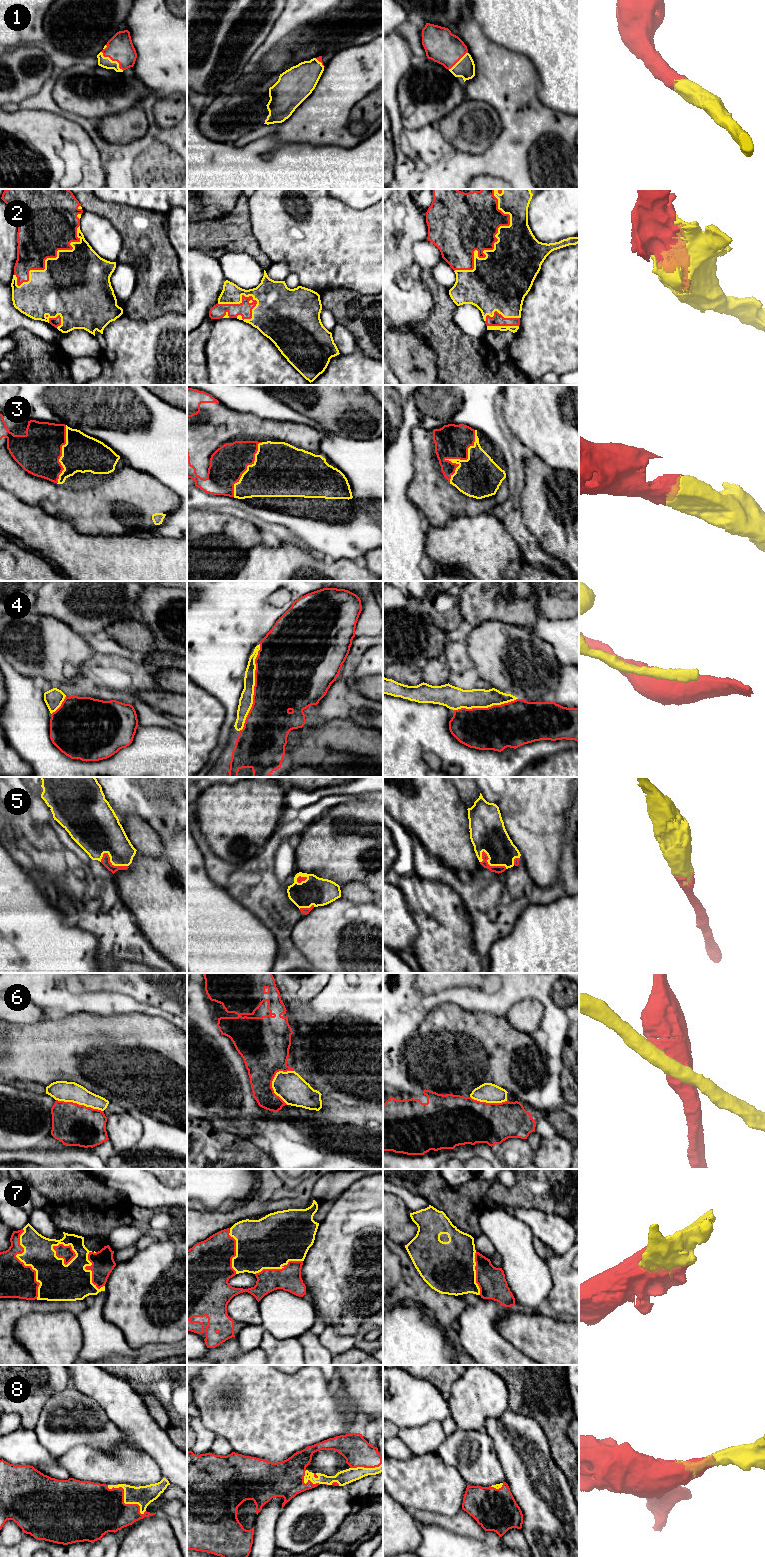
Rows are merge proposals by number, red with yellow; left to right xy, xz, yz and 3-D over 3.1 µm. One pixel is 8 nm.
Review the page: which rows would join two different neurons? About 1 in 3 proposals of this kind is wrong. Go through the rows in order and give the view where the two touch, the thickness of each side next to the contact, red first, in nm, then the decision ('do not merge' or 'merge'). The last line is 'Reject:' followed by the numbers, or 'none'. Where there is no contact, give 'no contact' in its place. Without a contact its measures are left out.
1: meets red in xy; 220 nm thick on the red side, 90 nm on the other; merge
2: meets red in yz; 420 nm thick on the red side, 440 nm on the other; merge
3: meets red in yz; 280 nm thick on the red side, 340 nm on the other; merge
4: meets red in xz; 480 nm thick on the red side, 110 nm on the other; do not merge
5: meets red in yz; 60 nm thick on the red side, 280 nm on the other; merge
6: meets red in xz; 300 nm thick on the red side, 240 nm on the other; do not merge
7: meets red in xy; 280 nm thick on the red side, 260 nm on the other; merge
8: meets red in xy; 420 nm thick on the red side, 160 nm on the other; merge
Reject: 4, 6

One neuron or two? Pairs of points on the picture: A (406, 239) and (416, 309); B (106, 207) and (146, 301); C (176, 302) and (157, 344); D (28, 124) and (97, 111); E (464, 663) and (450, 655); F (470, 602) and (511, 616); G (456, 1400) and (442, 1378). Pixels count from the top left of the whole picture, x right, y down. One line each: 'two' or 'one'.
A: one
B: one
C: two
D: two
E: one
F: one
G: two

